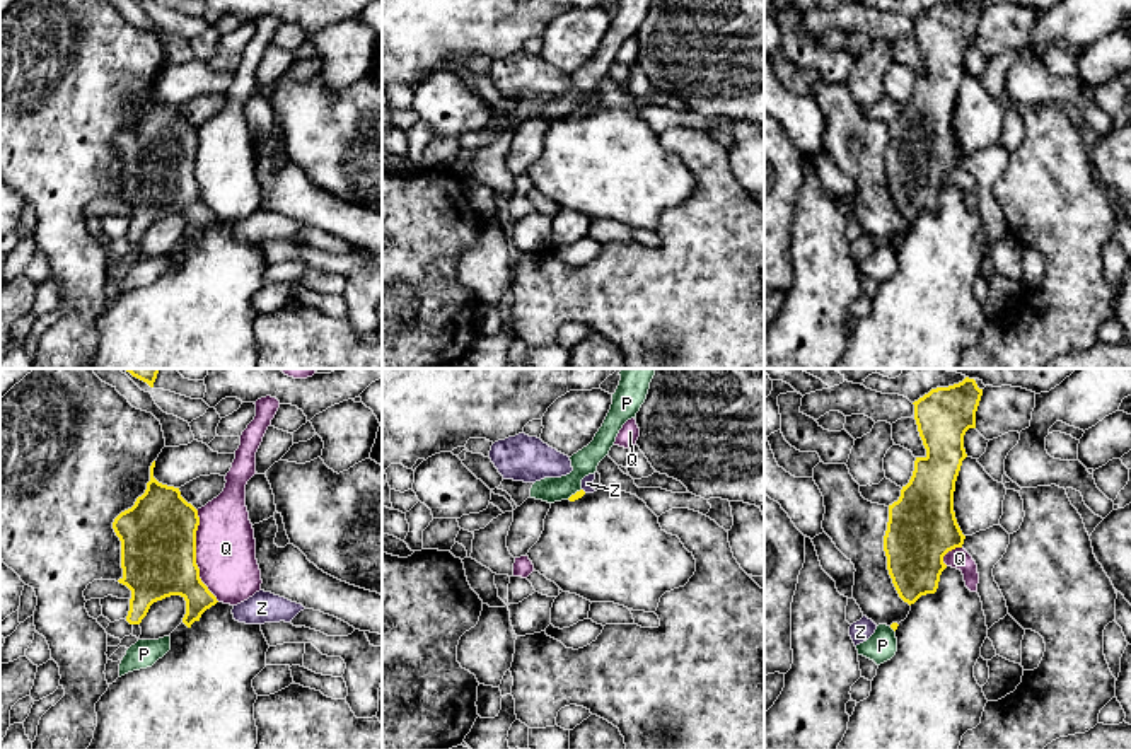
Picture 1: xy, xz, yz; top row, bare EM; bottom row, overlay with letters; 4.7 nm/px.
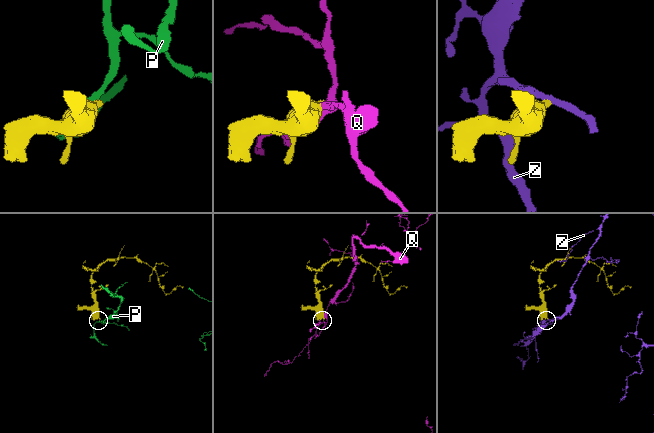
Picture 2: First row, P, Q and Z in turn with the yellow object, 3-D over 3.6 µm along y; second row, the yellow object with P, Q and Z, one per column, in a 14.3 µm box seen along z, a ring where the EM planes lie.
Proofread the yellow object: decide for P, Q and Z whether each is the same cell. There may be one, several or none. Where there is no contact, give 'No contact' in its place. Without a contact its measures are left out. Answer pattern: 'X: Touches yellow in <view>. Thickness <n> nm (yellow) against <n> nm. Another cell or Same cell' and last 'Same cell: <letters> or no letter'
P: Touches yellow in xz. Thickness 40 nm (yellow) against 120 nm. Another cell
Q: Touches yellow in xy. Thickness 360 nm (yellow) against 280 nm. Another cell
Z: No contact. Another cell
Same cell: no letter

